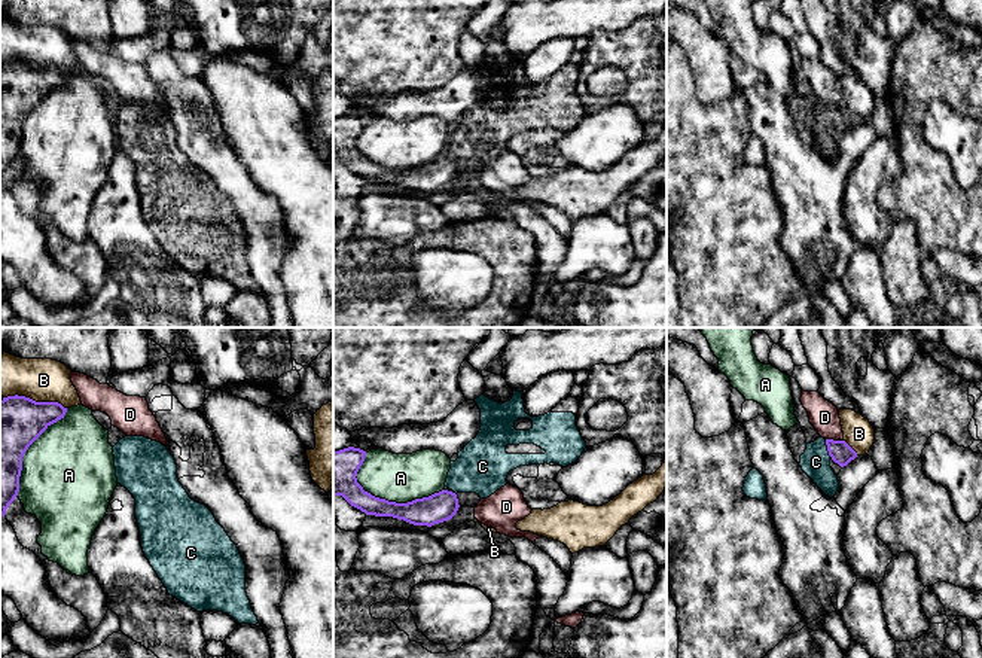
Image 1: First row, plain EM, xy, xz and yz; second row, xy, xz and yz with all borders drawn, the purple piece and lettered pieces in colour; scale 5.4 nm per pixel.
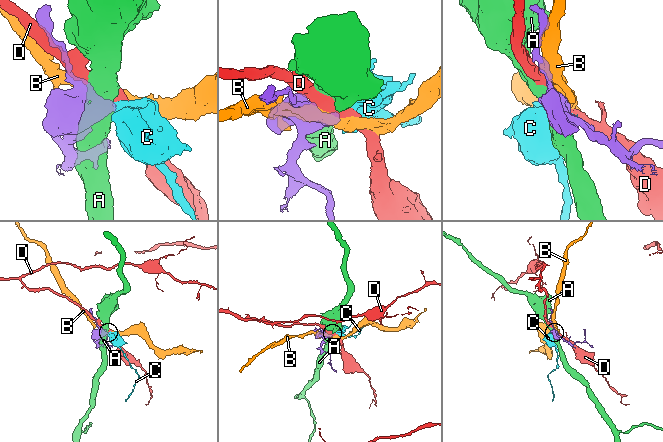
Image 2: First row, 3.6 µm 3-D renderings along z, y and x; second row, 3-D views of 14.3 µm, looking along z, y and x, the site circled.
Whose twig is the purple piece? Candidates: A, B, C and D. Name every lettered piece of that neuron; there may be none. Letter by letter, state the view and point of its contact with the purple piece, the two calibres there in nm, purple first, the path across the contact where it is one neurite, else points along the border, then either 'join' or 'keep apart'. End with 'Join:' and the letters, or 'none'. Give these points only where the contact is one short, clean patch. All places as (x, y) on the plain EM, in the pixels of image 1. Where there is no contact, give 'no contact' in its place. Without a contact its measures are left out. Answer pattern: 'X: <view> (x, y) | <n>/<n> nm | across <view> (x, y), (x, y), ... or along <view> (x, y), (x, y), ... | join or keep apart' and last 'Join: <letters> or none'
A: xz (395, 168) | 160/260 nm | keep apart
B: xy (34, 67) | 340/240 nm | keep apart
C: yz (828, 115) | 120/160 nm | across yz (841, 119), (835, 115), (828, 115), (816, 128) | join
D: yz (835, 107) | 120/160 nm | keep apart
Join: C

